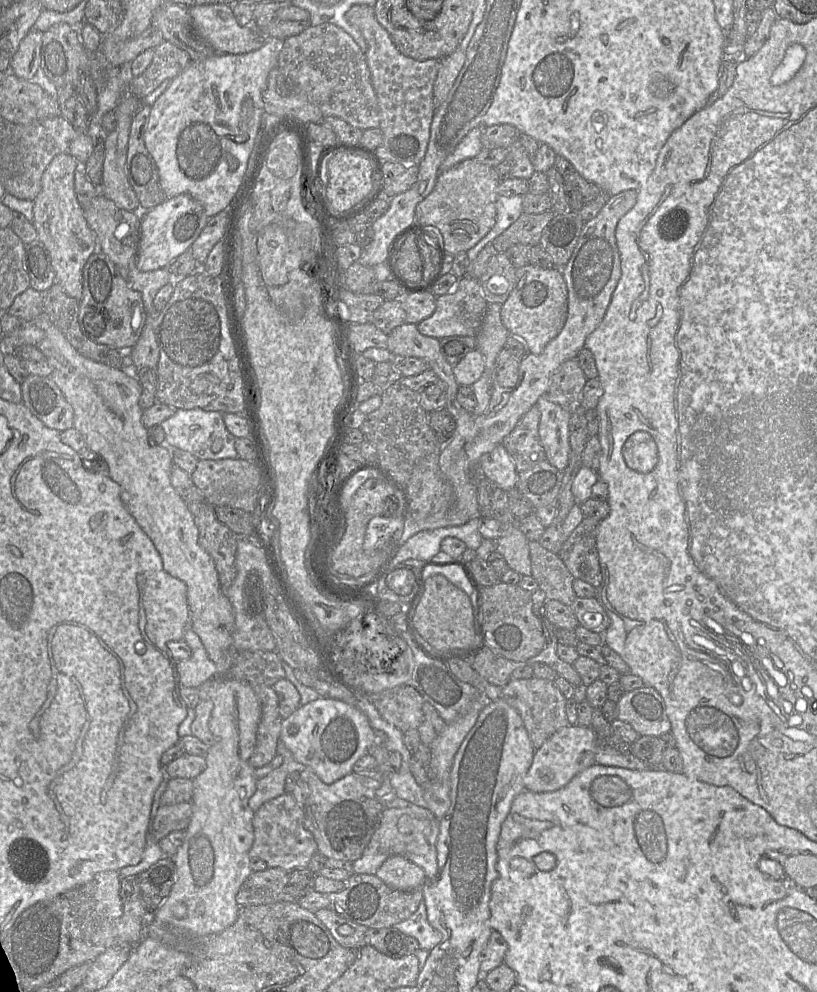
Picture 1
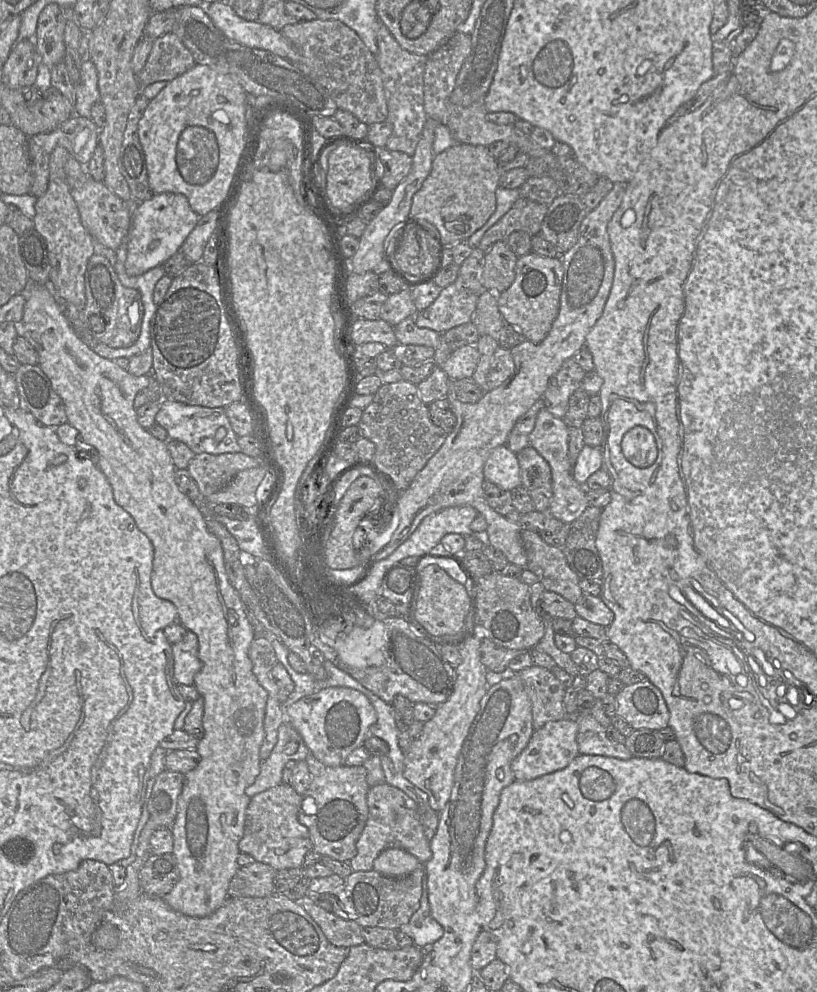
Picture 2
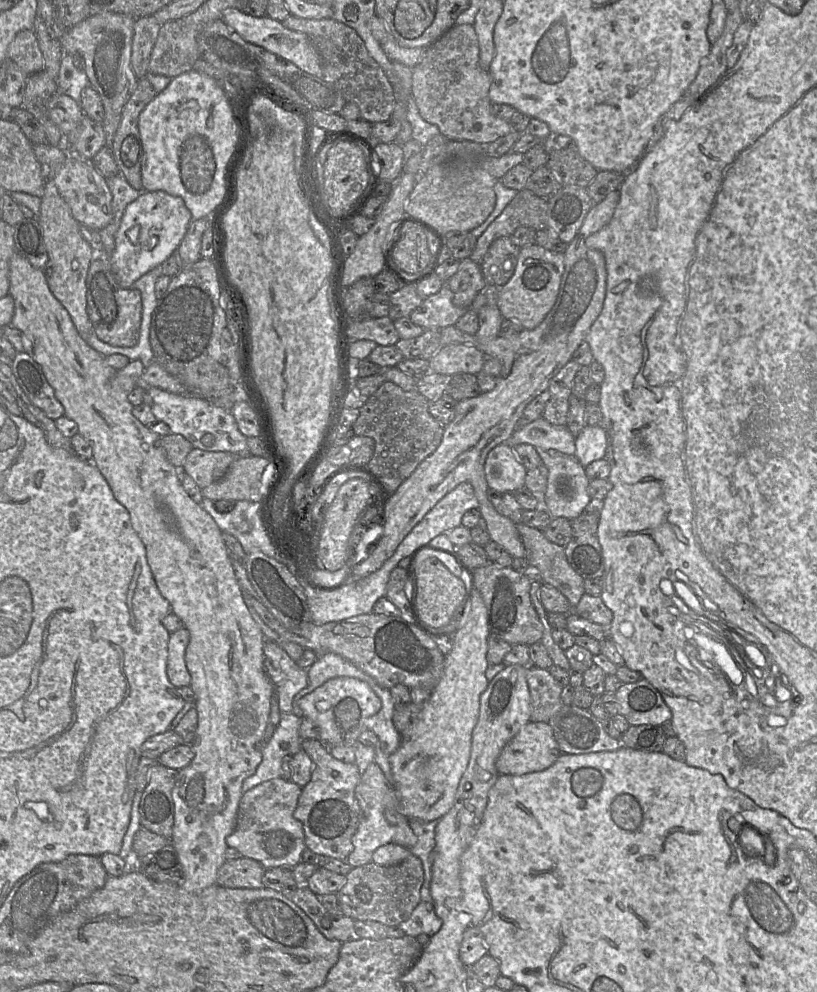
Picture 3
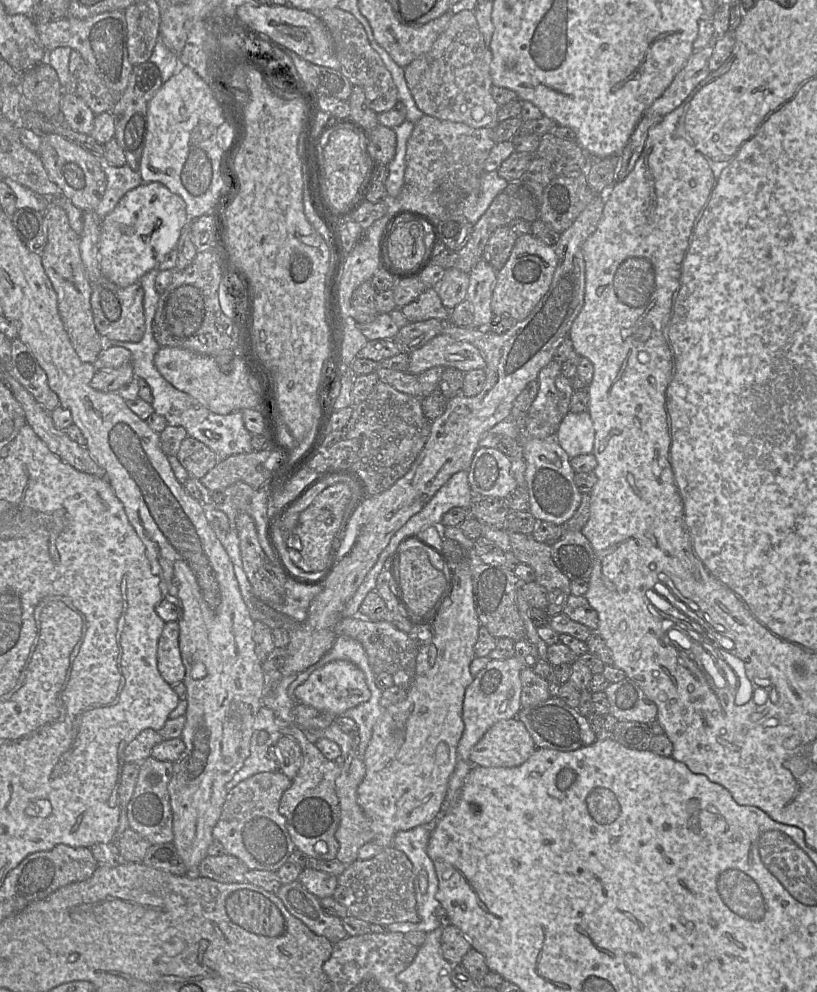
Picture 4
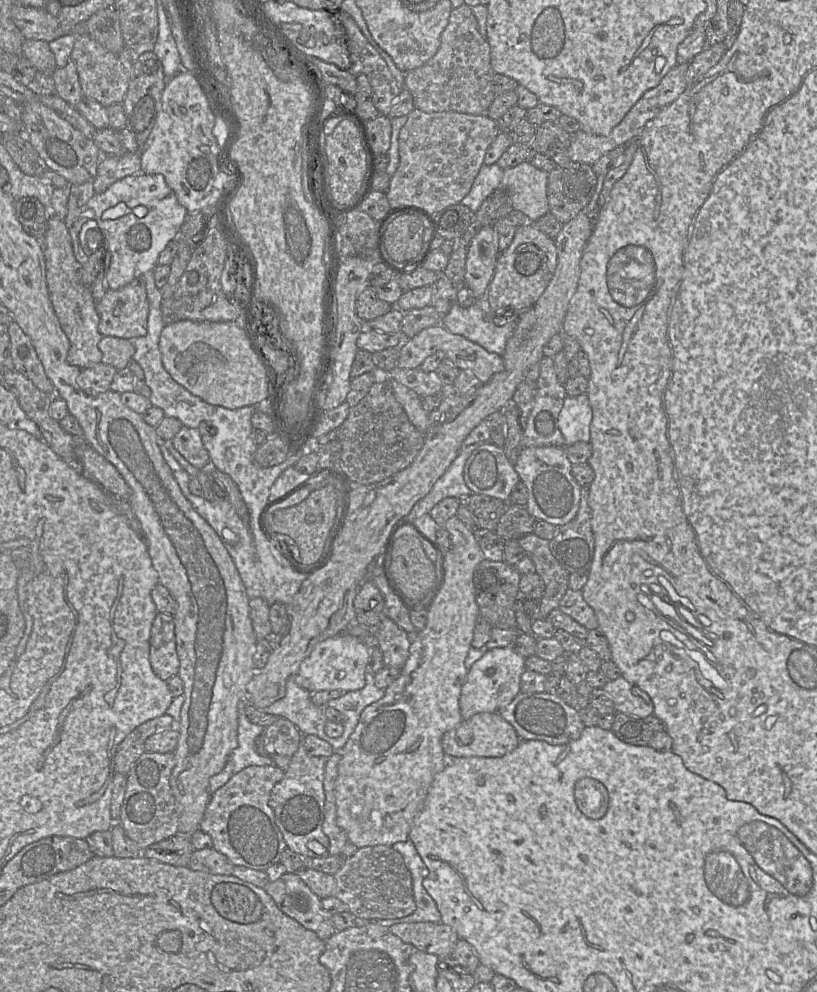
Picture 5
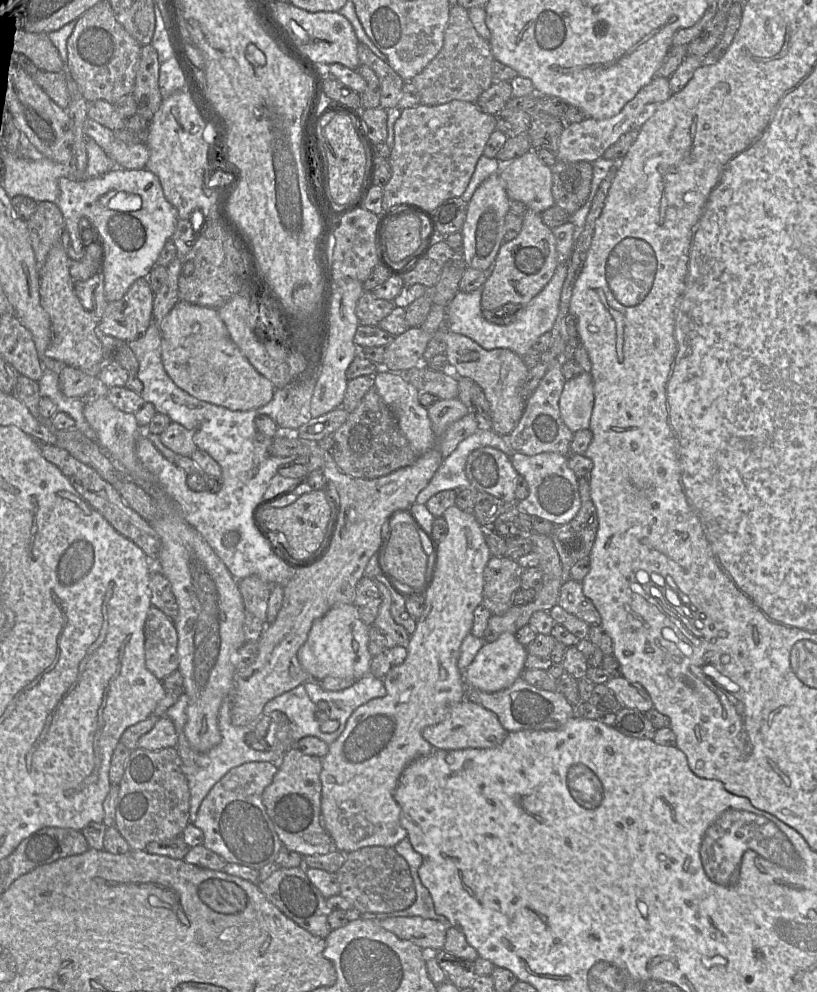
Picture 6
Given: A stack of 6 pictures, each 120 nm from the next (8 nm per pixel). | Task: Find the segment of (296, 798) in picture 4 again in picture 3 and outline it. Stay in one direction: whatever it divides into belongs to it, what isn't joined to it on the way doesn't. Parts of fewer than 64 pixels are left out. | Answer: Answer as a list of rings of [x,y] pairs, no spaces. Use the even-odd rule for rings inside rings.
[[[304,739],[301,749],[312,761],[312,773],[309,783],[301,788],[294,818],[302,824],[308,850],[344,861],[354,849],[352,837],[361,819],[361,808],[355,797],[361,773],[354,763],[344,763],[331,756],[329,748],[319,740]]]

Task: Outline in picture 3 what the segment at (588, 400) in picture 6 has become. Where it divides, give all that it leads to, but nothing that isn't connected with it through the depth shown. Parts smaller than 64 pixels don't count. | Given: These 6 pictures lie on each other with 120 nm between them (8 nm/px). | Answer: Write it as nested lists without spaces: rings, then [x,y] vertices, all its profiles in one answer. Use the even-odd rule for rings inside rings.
[[[586,426],[575,438],[575,454],[583,468],[605,458],[606,433],[601,426]]]

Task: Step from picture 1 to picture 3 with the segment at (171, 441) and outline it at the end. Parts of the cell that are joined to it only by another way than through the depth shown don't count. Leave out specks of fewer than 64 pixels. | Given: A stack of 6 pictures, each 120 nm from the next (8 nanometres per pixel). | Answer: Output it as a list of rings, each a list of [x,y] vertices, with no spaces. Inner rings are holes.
[[[150,387],[153,398],[152,412],[156,420],[164,422],[170,428],[171,433],[180,434],[186,438],[193,448],[211,452],[232,452],[238,455],[250,456],[247,448],[247,437],[238,429],[236,420],[231,411],[215,406],[206,399],[198,398],[190,394],[174,394],[157,387]],[[204,434],[214,436],[214,444],[206,446],[201,438]]]

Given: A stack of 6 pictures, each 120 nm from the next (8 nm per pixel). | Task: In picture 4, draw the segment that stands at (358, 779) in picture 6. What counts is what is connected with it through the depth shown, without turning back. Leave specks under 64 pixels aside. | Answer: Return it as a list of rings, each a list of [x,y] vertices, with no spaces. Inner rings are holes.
[[[439,526],[441,537],[457,541],[466,550],[466,561],[449,563],[453,570],[453,588],[444,601],[437,616],[429,624],[433,637],[418,646],[415,675],[405,699],[383,709],[382,715],[372,730],[372,736],[365,750],[363,762],[366,773],[357,790],[358,804],[371,821],[374,837],[371,842],[383,848],[392,847],[393,838],[399,831],[411,830],[425,823],[435,823],[442,814],[448,783],[457,764],[457,749],[464,731],[462,717],[466,688],[474,676],[470,664],[476,657],[474,646],[481,626],[474,605],[472,569],[482,561],[477,555],[473,540],[464,535],[459,526]]]

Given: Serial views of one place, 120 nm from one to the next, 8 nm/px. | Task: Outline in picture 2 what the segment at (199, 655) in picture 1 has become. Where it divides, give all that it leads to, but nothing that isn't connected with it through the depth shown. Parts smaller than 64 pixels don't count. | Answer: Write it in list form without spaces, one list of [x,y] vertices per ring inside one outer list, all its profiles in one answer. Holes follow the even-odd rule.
[[[189,630],[180,642],[171,644],[173,676],[177,684],[194,685],[194,677],[202,668],[198,644],[197,635]]]

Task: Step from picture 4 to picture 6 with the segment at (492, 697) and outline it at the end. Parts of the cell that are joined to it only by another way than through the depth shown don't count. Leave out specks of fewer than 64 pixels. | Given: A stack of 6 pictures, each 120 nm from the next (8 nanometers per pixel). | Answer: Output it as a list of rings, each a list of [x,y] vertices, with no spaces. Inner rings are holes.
[[[504,632],[494,642],[486,642],[463,673],[466,686],[493,693],[510,687],[525,670],[528,652],[515,634]]]

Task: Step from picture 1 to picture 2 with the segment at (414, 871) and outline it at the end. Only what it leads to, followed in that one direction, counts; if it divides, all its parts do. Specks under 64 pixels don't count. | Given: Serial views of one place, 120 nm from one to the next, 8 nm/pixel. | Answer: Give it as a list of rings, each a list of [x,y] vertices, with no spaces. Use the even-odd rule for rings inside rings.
[[[388,848],[374,860],[373,869],[389,877],[404,877],[412,873],[419,865],[419,860],[400,848]]]

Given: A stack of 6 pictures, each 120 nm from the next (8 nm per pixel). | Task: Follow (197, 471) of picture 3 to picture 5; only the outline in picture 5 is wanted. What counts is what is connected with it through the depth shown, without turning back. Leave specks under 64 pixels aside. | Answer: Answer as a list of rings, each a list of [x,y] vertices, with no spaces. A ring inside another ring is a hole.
[[[183,426],[173,437],[171,446],[195,468],[207,470],[211,467],[209,453],[203,446],[198,428]]]

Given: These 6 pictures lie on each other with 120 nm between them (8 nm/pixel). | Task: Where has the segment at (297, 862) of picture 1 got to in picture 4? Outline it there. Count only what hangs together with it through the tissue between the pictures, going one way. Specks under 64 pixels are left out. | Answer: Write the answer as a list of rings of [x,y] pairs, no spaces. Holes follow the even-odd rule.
[[[279,770],[261,772],[228,791],[221,815],[212,832],[213,838],[221,843],[226,854],[238,858],[249,870],[276,872],[296,850],[286,827],[286,819],[279,812],[281,797],[291,782]]]

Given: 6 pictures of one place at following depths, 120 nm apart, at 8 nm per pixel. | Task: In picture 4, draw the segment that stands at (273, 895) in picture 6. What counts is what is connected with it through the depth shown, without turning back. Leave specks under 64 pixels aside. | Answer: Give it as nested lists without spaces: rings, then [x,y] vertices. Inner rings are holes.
[[[299,881],[282,885],[275,894],[289,913],[302,921],[314,934],[325,937],[332,944],[349,936],[342,920],[327,914],[320,899],[307,891]]]

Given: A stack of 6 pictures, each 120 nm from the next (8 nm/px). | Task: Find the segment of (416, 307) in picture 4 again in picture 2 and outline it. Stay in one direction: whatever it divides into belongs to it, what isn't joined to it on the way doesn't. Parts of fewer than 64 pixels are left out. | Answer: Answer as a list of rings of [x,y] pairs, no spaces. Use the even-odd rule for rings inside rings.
[[[454,282],[441,289],[431,305],[417,311],[414,323],[437,333],[468,323],[472,321],[479,295]]]

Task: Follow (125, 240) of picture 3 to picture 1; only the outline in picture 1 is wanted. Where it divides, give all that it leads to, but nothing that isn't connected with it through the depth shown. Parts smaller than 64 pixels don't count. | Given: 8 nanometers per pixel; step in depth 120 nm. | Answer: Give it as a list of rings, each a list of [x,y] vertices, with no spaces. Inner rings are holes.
[[[179,194],[168,198],[148,211],[140,210],[140,213],[141,238],[136,267],[142,272],[167,268],[174,259],[190,249],[209,218],[202,204],[189,194]]]

